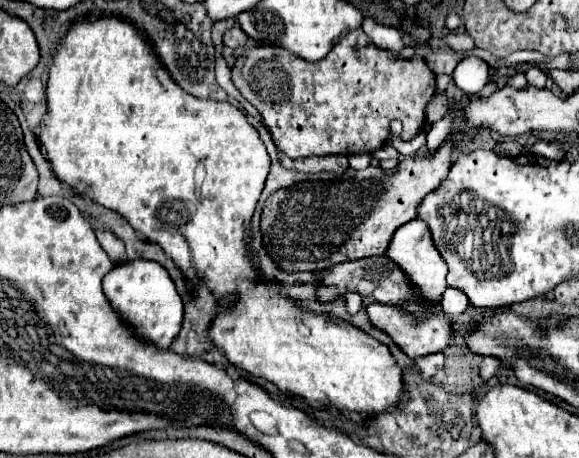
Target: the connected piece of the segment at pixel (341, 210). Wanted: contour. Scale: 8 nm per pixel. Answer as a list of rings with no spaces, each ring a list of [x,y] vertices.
[[[452,132],[450,138],[432,154],[416,156],[416,158],[402,158],[400,164],[394,170],[382,170],[376,166],[368,166],[364,170],[352,170],[348,168],[340,176],[324,174],[320,180],[306,180],[300,184],[294,184],[292,188],[282,188],[280,192],[274,192],[262,210],[262,234],[264,244],[270,252],[270,256],[278,262],[280,268],[286,272],[322,272],[328,270],[340,262],[352,262],[368,256],[382,256],[392,240],[392,234],[398,226],[406,224],[408,220],[416,218],[416,210],[426,194],[436,190],[442,180],[448,176],[452,160],[452,148],[456,144],[472,142],[474,138],[466,132]]]

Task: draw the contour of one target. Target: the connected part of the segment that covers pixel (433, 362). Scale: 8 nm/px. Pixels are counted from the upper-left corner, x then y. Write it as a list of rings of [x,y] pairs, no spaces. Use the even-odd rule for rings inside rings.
[[[438,352],[438,354],[428,354],[424,358],[418,358],[414,360],[414,364],[418,364],[418,368],[422,370],[422,376],[424,378],[434,378],[434,376],[440,376],[442,372],[442,366],[444,366],[444,354]]]

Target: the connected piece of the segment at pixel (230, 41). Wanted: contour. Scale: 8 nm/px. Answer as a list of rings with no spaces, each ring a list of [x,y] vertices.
[[[238,24],[224,34],[224,46],[230,46],[230,48],[238,48],[240,46],[242,48],[242,46],[246,46],[246,42],[248,42],[248,36]]]

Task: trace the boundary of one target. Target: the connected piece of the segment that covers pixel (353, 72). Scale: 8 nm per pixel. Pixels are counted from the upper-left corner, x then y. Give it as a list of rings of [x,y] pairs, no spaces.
[[[348,32],[340,42],[328,52],[320,64],[308,64],[292,54],[278,54],[270,60],[256,58],[256,54],[240,56],[232,66],[232,82],[240,94],[260,112],[274,144],[288,158],[306,156],[328,156],[328,154],[372,154],[388,142],[390,122],[402,120],[402,140],[412,140],[422,132],[426,122],[426,106],[436,94],[436,76],[426,66],[426,58],[432,54],[430,47],[416,48],[412,58],[398,58],[396,54],[382,50],[370,42],[370,38],[360,32]]]

